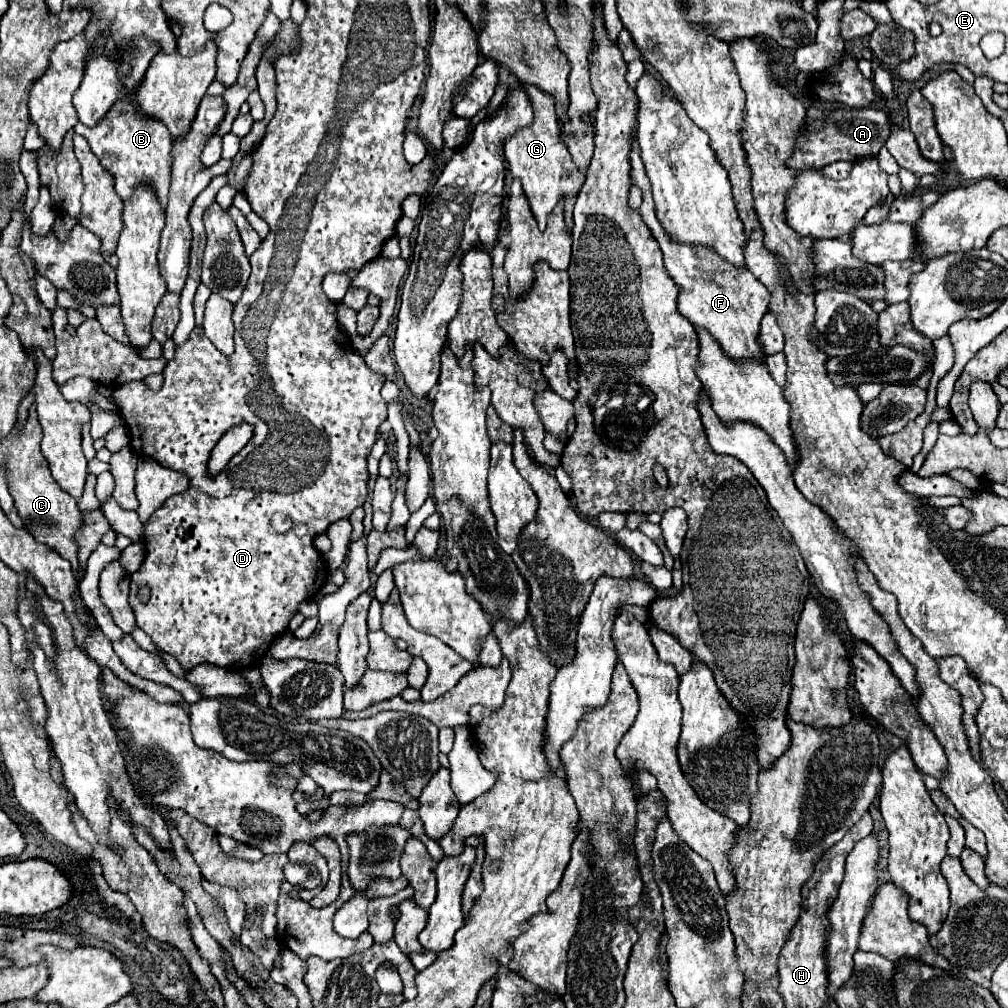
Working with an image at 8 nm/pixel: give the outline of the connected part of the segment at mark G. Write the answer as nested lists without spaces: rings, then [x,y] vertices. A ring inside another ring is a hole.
[[[525,85],[525,91],[531,97],[533,103],[533,111],[535,111],[535,119],[533,125],[527,129],[517,131],[515,135],[511,135],[505,141],[505,161],[509,165],[509,171],[515,179],[521,181],[523,191],[527,195],[527,201],[531,205],[531,211],[537,219],[537,225],[541,229],[545,229],[547,217],[553,211],[553,207],[563,201],[565,203],[565,225],[567,229],[573,227],[573,205],[575,205],[575,197],[585,181],[585,173],[579,171],[575,167],[575,163],[571,161],[571,155],[567,153],[565,145],[561,143],[561,133],[559,133],[559,125],[557,125],[557,113],[555,113],[555,101],[551,95],[539,91],[533,85]]]

